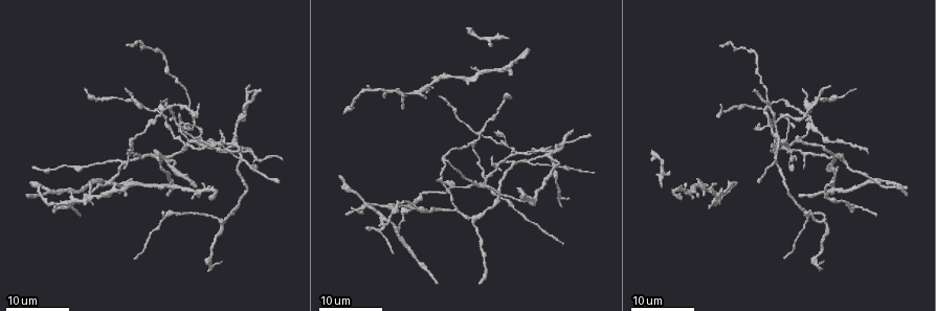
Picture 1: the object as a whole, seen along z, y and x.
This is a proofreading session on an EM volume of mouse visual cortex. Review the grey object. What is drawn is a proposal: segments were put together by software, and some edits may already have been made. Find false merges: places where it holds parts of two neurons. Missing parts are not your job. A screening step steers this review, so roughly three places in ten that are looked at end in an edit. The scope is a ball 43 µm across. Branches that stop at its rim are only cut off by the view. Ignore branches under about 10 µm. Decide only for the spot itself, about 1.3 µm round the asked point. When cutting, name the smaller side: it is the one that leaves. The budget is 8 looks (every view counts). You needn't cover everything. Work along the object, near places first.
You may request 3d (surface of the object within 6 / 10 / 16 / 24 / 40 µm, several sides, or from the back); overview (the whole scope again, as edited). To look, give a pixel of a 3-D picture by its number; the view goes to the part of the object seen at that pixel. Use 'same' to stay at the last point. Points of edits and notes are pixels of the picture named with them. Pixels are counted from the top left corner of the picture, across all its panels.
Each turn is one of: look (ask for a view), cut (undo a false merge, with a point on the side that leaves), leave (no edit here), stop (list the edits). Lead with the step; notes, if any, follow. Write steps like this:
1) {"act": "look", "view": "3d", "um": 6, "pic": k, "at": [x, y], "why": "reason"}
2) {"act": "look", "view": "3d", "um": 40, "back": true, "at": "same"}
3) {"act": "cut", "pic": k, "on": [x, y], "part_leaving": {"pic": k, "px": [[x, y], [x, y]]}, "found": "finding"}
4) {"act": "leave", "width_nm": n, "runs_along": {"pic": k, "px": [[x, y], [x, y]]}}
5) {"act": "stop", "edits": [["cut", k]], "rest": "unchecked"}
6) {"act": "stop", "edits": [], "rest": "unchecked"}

{"act": "look", "view": "3d", "um": 16, "pic": 1, "at": [518, 161], "why": "small branch off a trunk"}

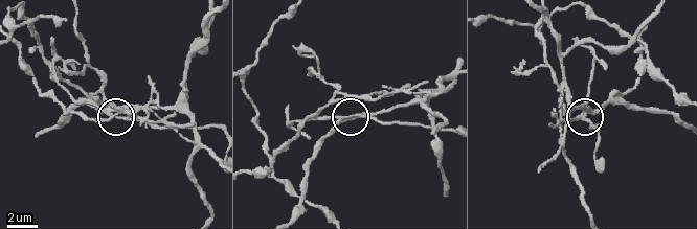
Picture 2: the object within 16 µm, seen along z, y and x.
{"act": "look", "view": "3d", "um": 10, "pic": 2, "at": [348, 118]}

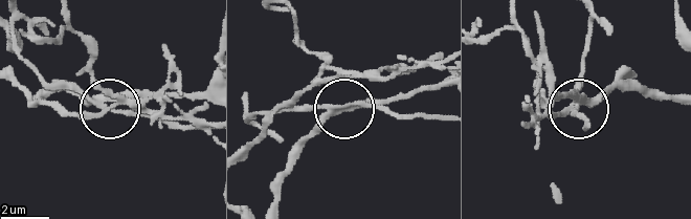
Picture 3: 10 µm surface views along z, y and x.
{"act": "cut", "pic": 3, "on": [66, 86], "side_arm_um": 14, "arms": 4, "found": "two neurons meet here"}

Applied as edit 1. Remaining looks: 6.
{"act": "look", "view": "3d", "um": 24, "pic": 1, "at": [239, 156], "why": "four or more arms meet"}

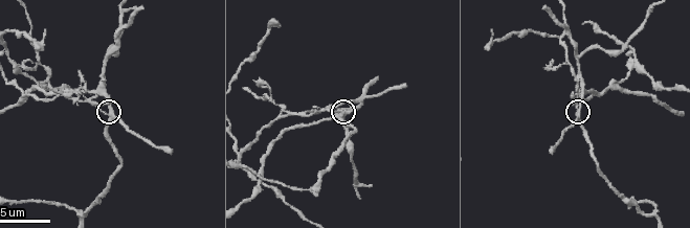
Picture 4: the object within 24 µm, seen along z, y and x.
{"act": "look", "view": "3d", "um": 10, "pic": 4, "at": [578, 114], "why": "zoom in"}

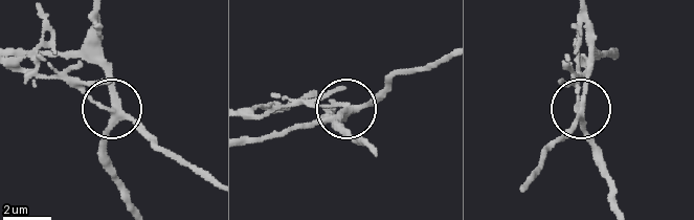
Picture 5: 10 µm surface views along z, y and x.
{"act": "cut", "pic": 5, "on": [337, 90], "side_arm_um": 37, "arms": 4, "found": "two neurons meet here"}

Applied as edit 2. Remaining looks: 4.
{"act": "look", "view": "overview"}

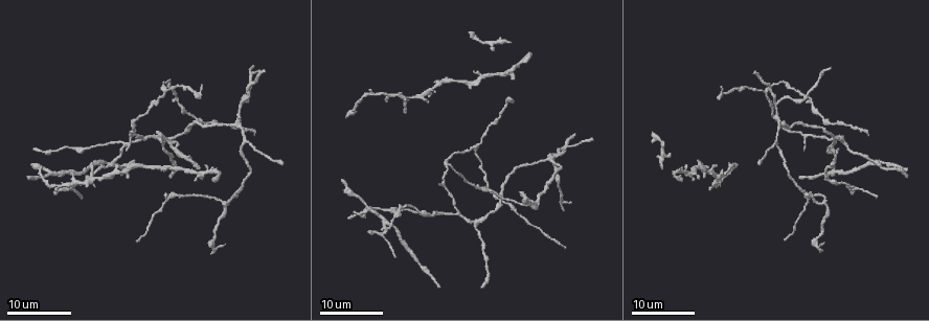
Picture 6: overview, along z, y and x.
{"act": "look", "view": "3d", "um": 16, "pic": 6, "at": [123, 142], "why": "side arm on a straight run"}

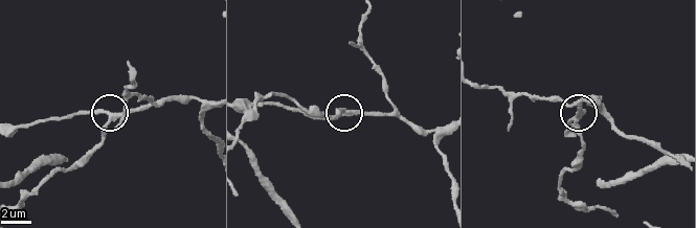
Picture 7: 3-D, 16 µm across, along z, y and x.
{"act": "look", "view": "3d", "um": 10, "pic": 7, "at": [346, 112]}

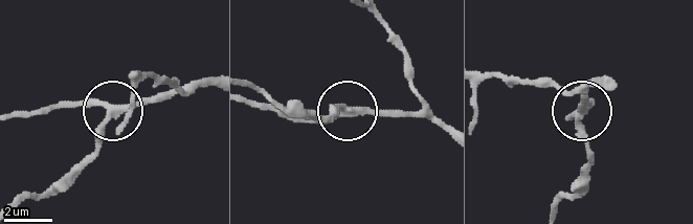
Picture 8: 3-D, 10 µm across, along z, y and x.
{"act": "leave", "width_nm": 270, "runs_along": {"pic": 8, "px": [[297, 106], [325, 117], [345, 111], [285, 117]]}, "found": "continuous, no second neuron"}

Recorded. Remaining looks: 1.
{"act": "stop", "edits": [["cut", 3], ["cut", 5]], "rest": "unchecked"}

